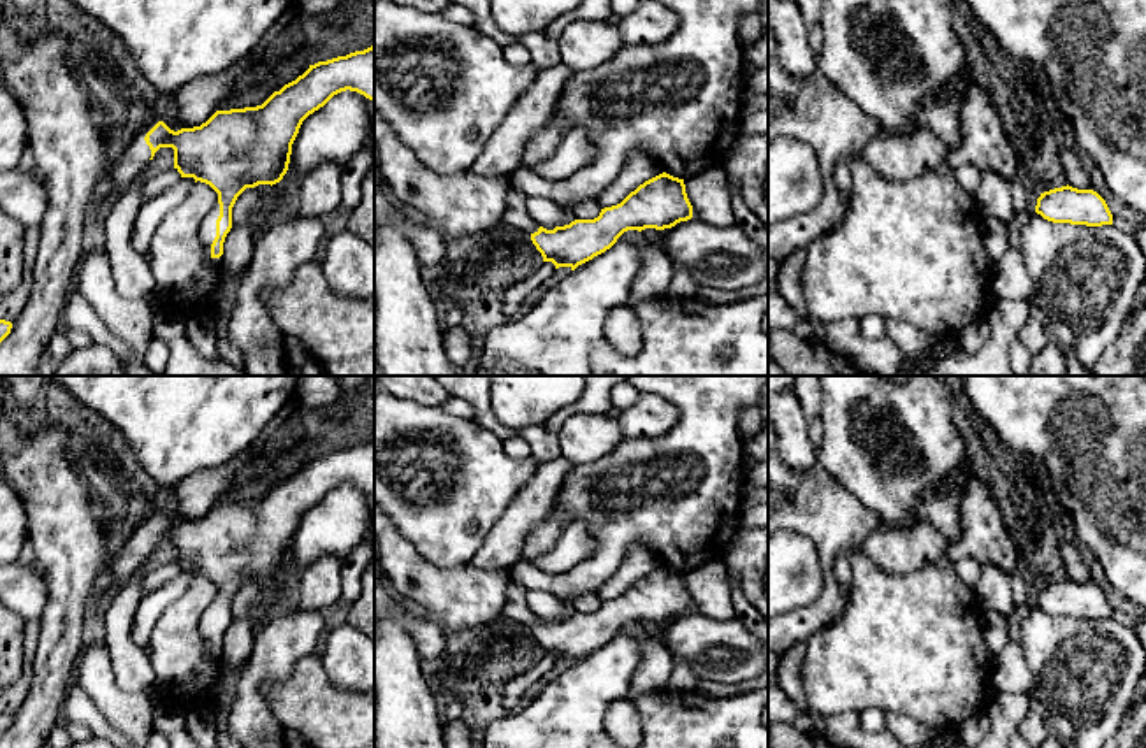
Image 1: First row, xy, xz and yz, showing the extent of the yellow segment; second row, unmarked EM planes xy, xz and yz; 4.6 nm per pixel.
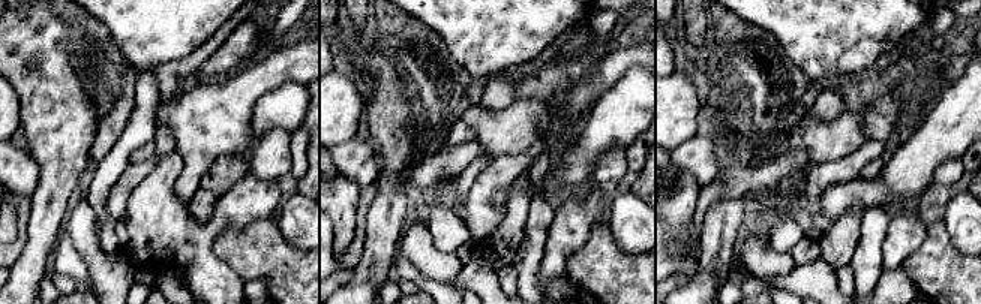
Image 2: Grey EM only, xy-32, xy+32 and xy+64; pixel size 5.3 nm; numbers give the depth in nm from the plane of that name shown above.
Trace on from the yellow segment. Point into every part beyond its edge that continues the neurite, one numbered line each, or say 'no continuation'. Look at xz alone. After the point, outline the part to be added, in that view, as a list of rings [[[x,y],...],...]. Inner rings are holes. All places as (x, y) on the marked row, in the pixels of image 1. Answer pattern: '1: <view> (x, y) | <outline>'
1: xz (515, 215) | [[[511,188],[506,195],[506,211],[503,223],[519,228],[526,234],[534,234],[541,225],[538,225],[527,212],[526,207],[527,195],[517,188]]]

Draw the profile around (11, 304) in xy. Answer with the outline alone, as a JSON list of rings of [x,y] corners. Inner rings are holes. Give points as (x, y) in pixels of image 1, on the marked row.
[[[40,225],[26,228],[23,237],[23,277],[9,293],[0,293],[0,320],[16,321],[33,288],[33,263],[40,242]]]

